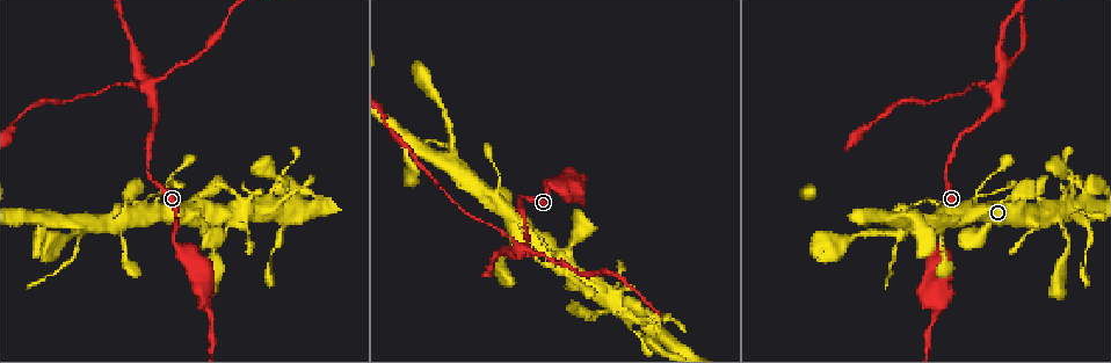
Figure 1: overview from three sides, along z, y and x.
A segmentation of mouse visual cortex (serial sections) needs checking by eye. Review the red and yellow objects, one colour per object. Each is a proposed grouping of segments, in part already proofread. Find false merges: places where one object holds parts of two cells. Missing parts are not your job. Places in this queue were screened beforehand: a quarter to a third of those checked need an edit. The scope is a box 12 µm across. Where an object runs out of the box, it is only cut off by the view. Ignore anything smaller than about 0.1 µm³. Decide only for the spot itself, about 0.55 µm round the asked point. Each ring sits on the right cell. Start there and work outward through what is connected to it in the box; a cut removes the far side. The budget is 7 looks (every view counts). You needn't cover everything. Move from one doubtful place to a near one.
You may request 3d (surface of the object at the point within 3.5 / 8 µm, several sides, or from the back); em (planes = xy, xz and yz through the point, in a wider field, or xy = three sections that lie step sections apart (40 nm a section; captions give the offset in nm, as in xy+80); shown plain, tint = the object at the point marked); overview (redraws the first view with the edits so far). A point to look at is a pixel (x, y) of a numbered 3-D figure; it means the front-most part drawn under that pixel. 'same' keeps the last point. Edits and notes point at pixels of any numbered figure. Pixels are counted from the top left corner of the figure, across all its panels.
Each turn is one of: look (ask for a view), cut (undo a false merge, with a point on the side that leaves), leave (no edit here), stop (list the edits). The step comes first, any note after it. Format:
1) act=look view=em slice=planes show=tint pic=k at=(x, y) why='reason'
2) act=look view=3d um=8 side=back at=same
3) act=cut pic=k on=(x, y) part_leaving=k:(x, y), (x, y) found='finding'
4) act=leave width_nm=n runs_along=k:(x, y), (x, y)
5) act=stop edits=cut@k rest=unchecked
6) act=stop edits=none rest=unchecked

act=look view=3d um=8 side=back pic=1 at=(996, 83) why='four or more arms meet'

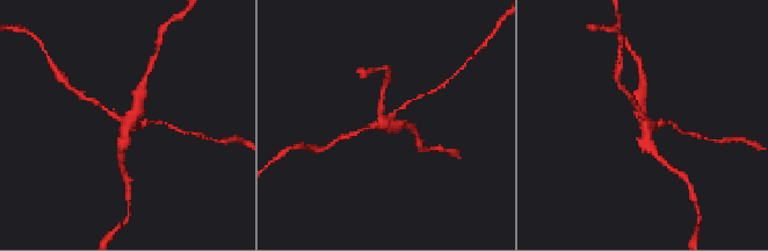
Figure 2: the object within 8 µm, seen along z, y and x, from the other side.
act=look view=em slice=xy step=1 show=tint pic=2 at=(129, 123) why='now the EM'

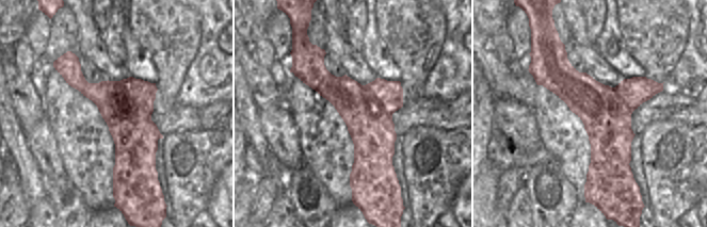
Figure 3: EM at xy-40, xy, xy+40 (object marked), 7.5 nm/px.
act=cut pic=2 on=(664, 123) border=3:(565, 102), (613, 100), (632, 111) found='a second cell is stuck on'

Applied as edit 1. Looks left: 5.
act=look view=overview why='see it whole again'

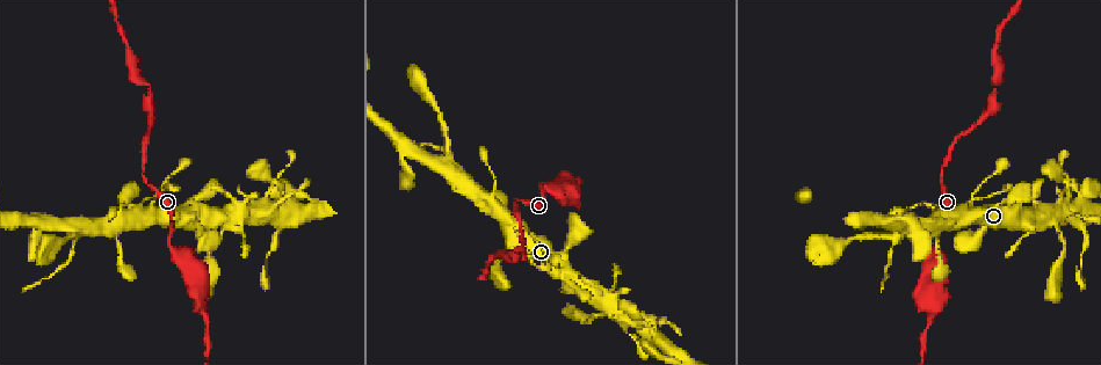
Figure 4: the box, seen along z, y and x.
act=look view=3d um=3.5 pic=4 at=(932, 267)

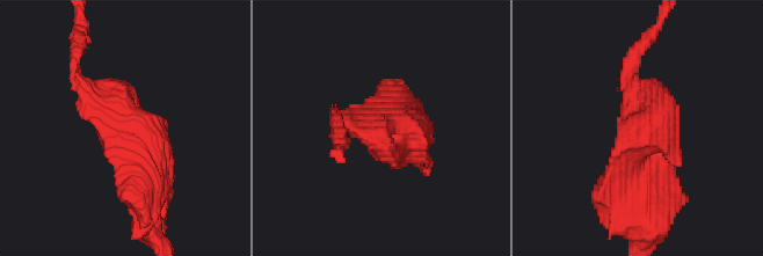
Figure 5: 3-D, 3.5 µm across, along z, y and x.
act=look view=em slice=xy step=1 show=tint pic=5 at=(644, 130)

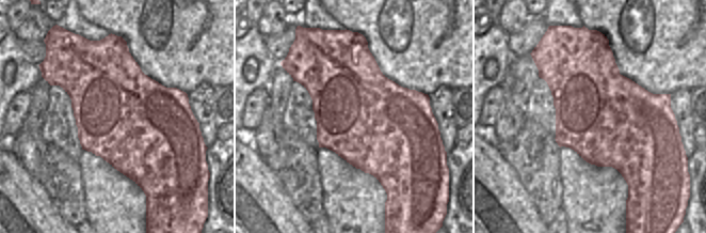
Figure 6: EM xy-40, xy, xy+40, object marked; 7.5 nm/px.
act=leave runs_along=5:(86, 90), (151, 151), (147, 218) found='one cell here'

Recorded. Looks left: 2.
act=stop edits=cut@2 rest=unchecked

